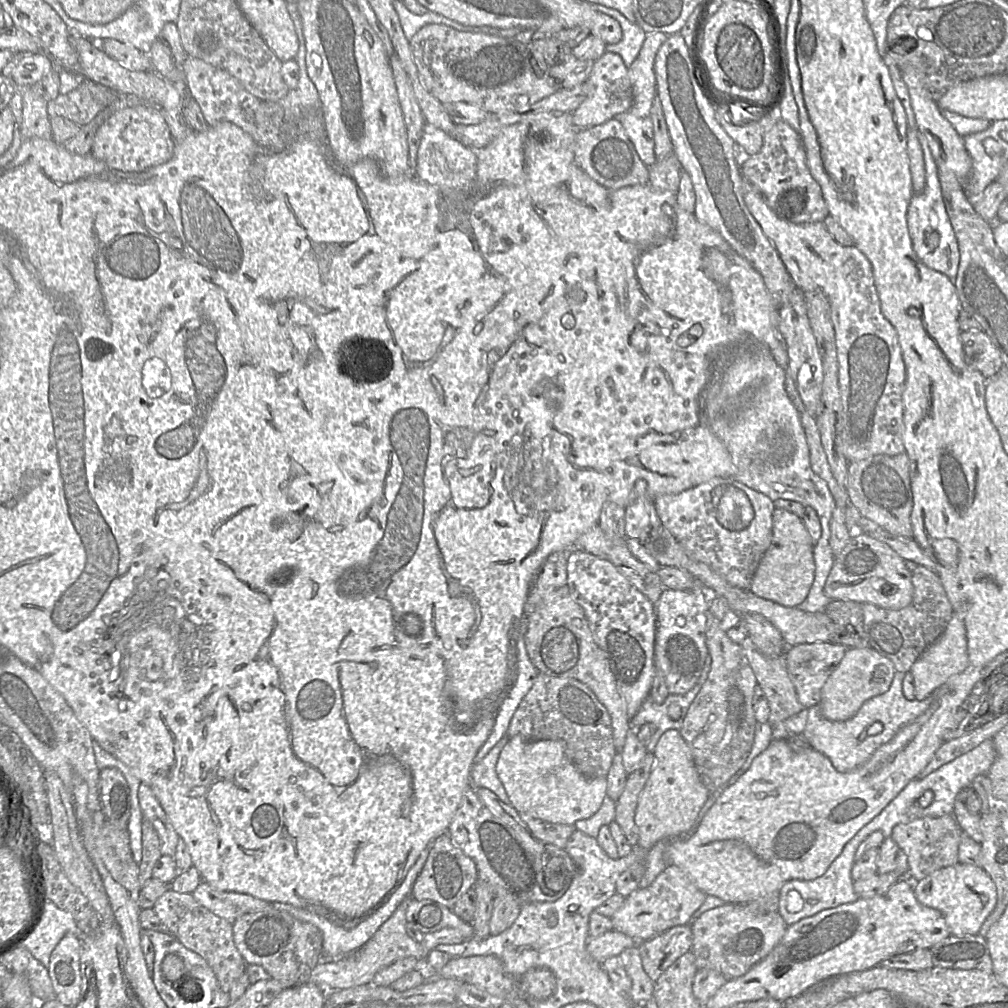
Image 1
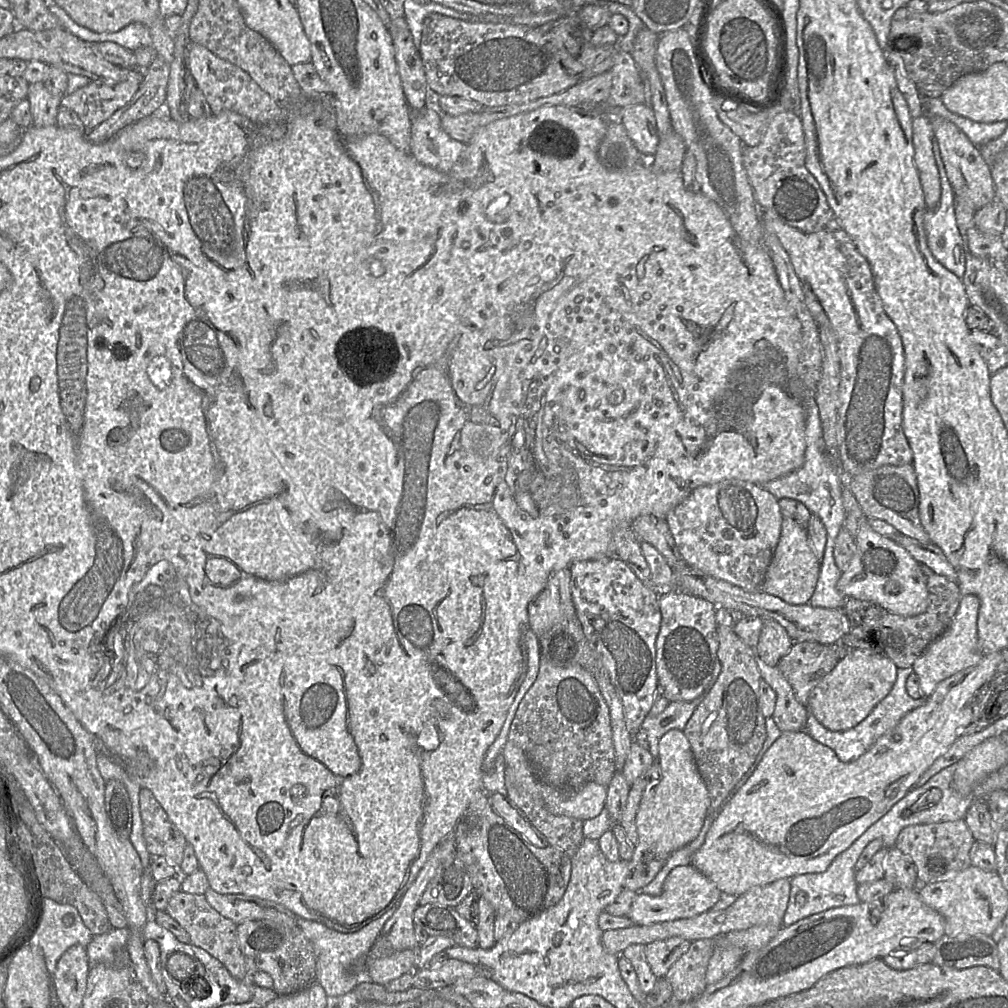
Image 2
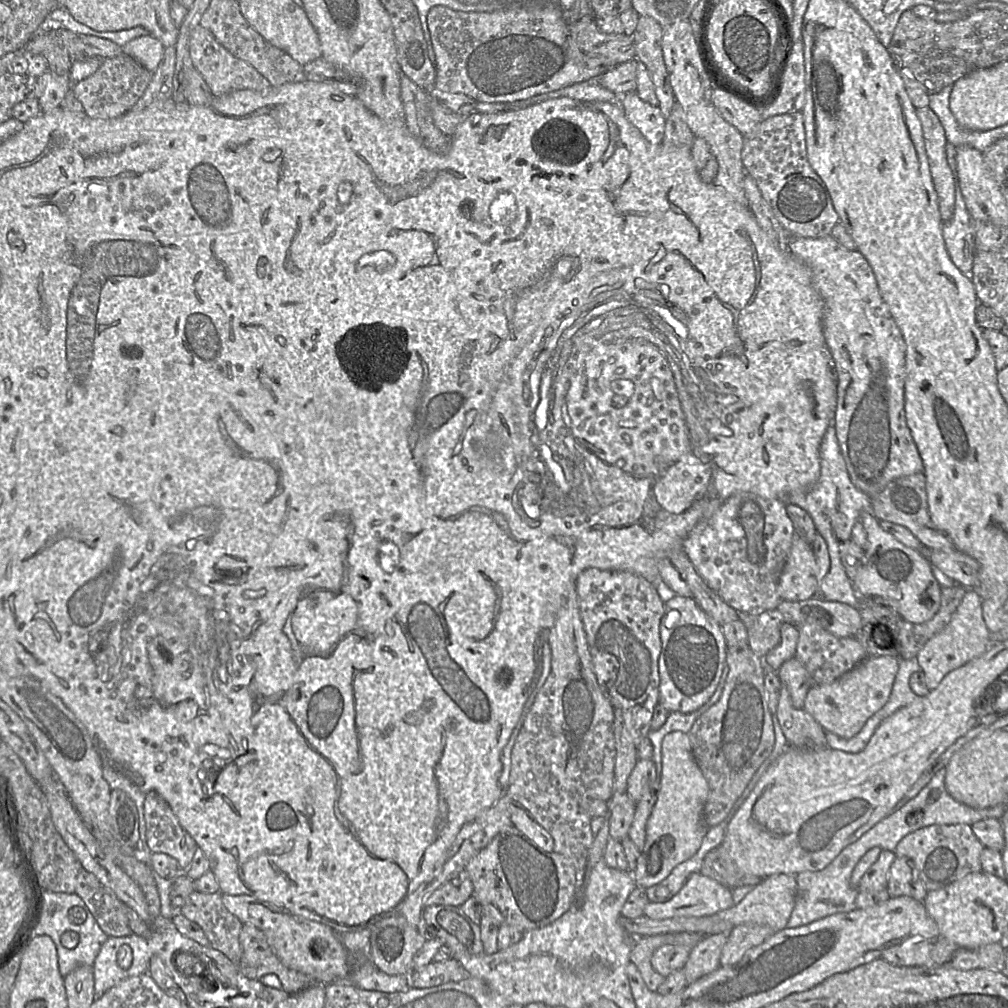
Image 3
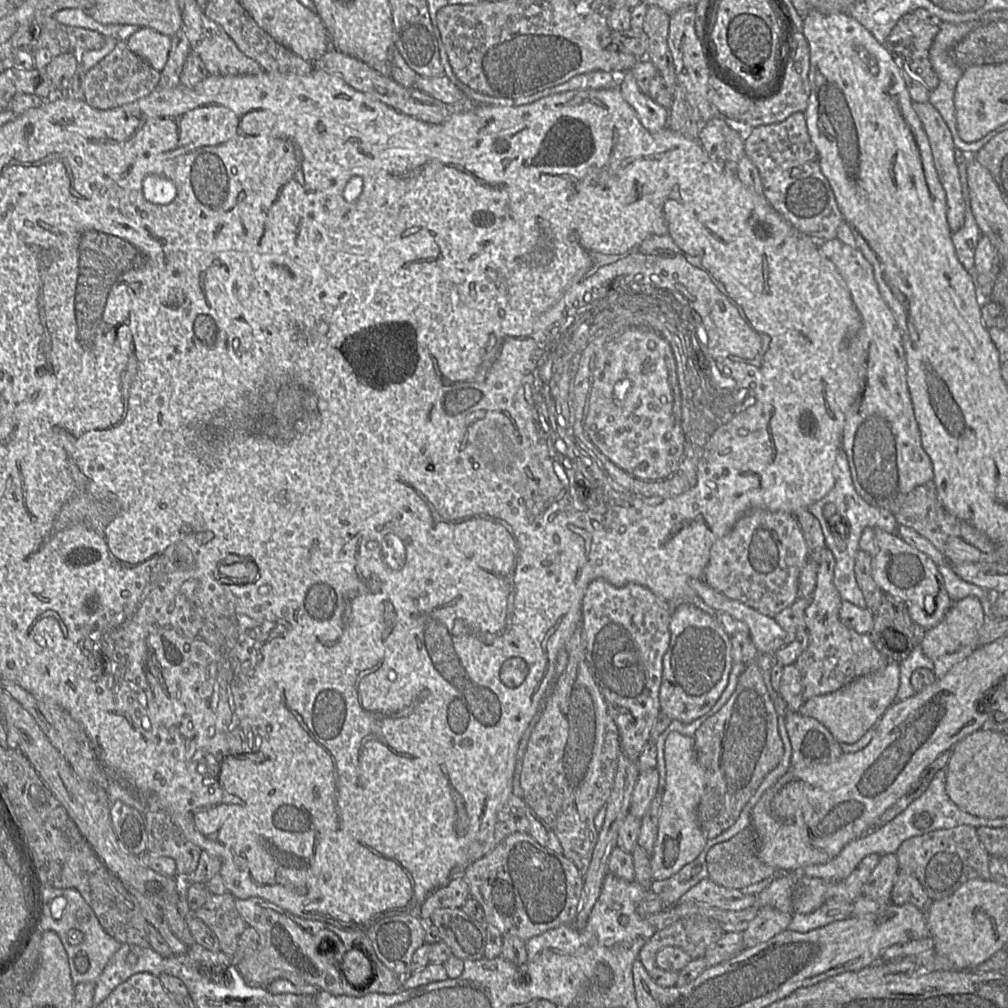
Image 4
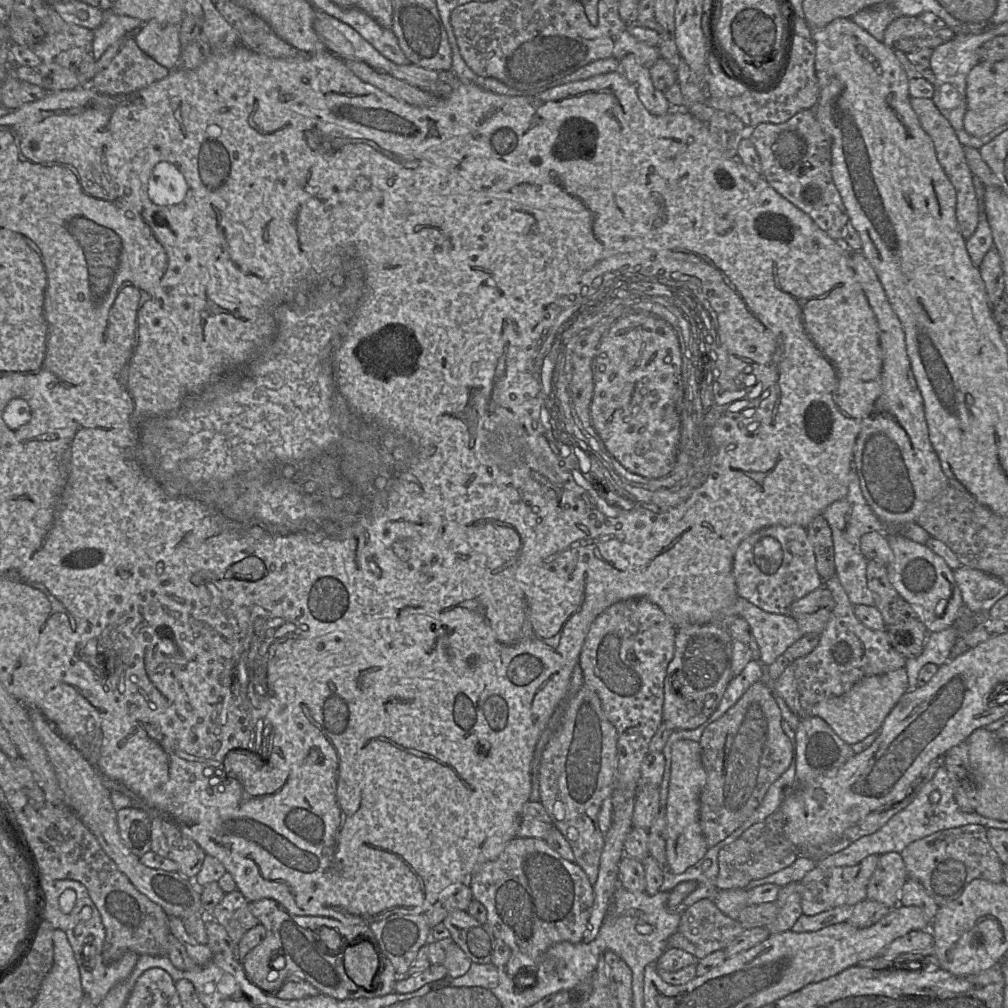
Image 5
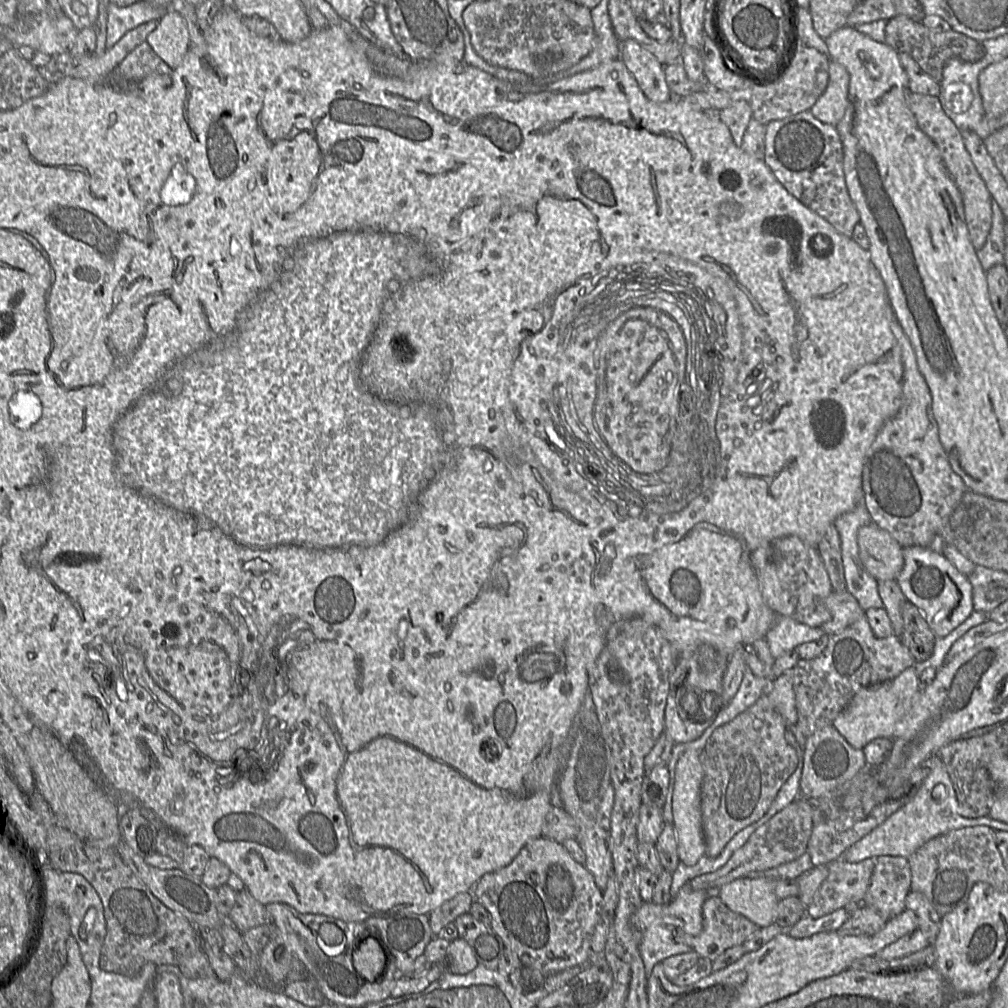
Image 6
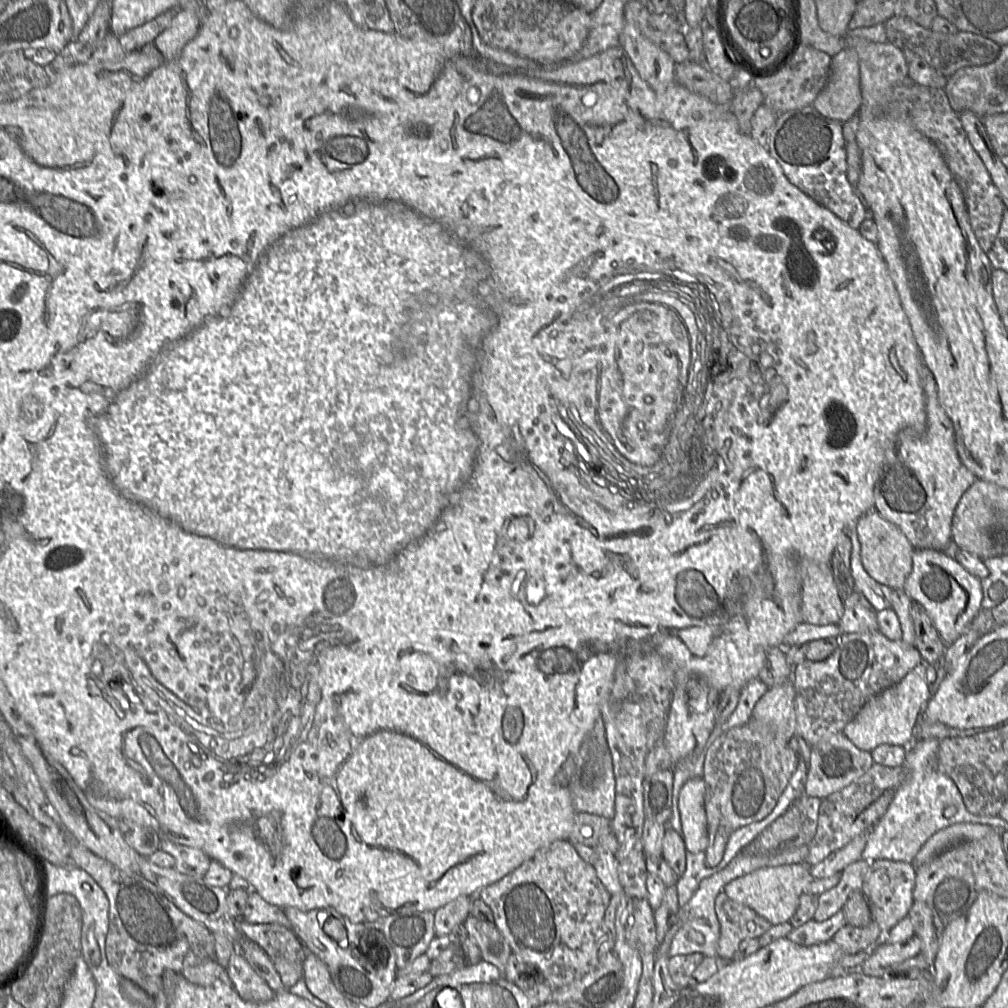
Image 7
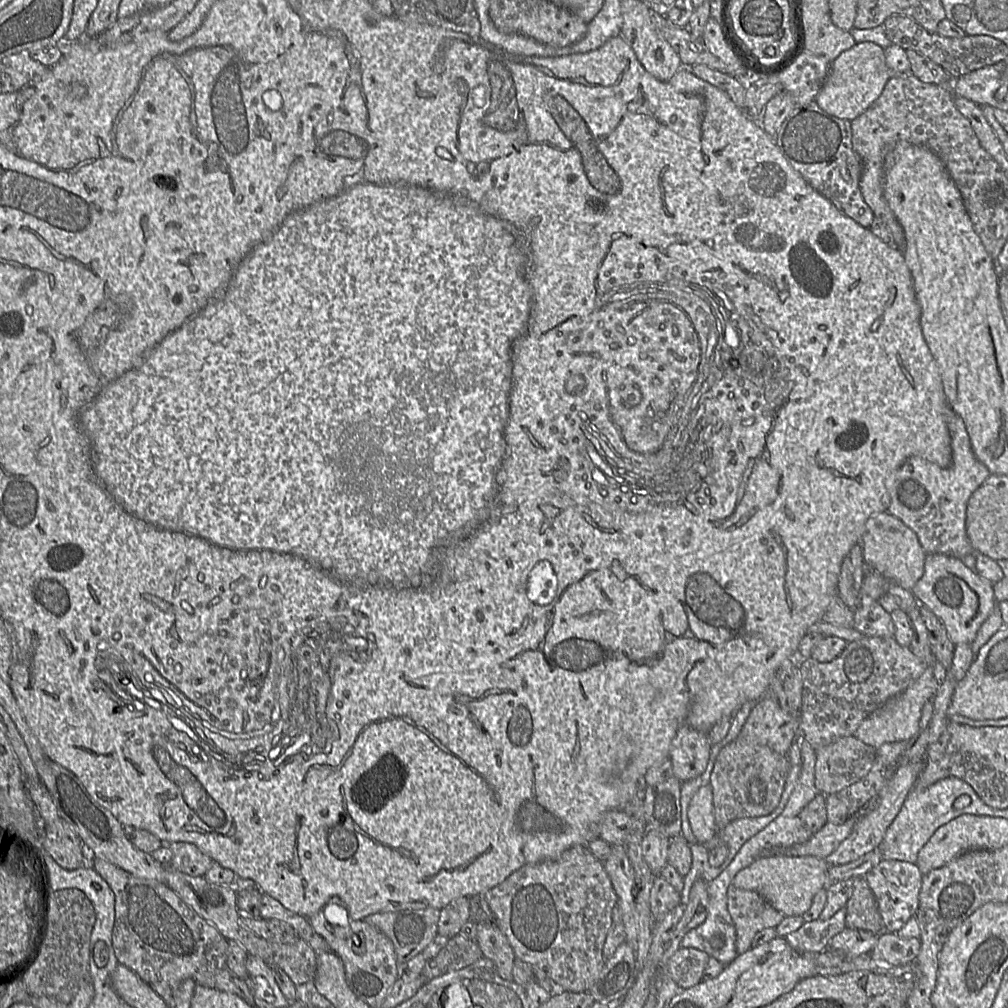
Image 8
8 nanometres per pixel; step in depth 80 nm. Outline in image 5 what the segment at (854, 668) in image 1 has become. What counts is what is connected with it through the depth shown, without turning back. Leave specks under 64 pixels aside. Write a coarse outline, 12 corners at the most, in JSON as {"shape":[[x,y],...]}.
{"shape":[[905,668],[815,704],[852,746],[878,732],[908,690]]}

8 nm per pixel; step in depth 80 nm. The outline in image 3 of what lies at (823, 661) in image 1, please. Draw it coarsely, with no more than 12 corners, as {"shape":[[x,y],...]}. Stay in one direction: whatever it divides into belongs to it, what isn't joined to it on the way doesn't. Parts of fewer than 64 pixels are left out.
{"shape":[[794,656],[777,671],[795,708],[803,708],[814,686]]}

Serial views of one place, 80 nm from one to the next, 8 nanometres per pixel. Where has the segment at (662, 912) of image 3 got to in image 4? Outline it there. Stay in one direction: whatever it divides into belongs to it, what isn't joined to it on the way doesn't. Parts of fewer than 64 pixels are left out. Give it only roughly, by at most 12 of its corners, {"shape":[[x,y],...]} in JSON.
{"shape":[[708,877],[676,904],[696,901],[721,910],[753,906],[755,895]]}

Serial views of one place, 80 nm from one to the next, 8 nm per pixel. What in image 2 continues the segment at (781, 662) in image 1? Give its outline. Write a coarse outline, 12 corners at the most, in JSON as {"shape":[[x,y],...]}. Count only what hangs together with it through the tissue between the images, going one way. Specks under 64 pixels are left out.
{"shape":[[756,653],[761,678],[776,692],[782,732],[806,731],[809,710],[778,666]]}

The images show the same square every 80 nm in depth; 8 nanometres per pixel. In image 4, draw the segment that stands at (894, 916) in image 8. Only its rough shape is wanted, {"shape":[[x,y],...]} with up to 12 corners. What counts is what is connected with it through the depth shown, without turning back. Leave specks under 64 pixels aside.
{"shape":[[896,853],[881,856],[862,894],[889,900],[900,870]]}

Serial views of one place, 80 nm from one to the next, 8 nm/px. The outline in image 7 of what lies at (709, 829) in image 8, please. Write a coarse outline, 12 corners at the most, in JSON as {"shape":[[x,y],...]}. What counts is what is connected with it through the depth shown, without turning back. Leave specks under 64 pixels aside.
{"shape":[[703,777],[679,794],[681,836],[687,852],[708,846]]}

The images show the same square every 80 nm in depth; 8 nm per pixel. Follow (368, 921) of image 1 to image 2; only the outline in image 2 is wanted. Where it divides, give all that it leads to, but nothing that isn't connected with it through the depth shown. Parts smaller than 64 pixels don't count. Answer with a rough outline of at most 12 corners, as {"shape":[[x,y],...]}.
{"shape":[[396,907],[344,933],[290,910],[317,954],[317,982],[341,996]]}

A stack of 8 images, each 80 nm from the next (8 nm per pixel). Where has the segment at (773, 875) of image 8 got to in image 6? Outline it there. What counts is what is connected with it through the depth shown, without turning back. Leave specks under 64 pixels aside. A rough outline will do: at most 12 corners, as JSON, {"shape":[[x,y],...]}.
{"shape":[[740,878],[716,895],[760,927],[776,921],[777,880]]}

